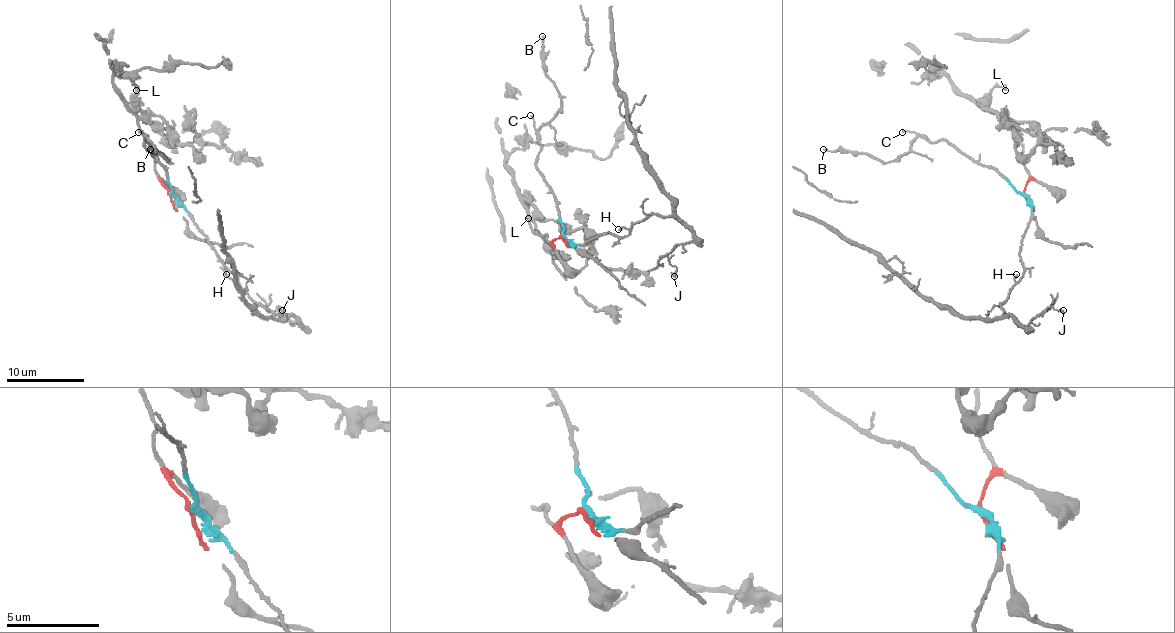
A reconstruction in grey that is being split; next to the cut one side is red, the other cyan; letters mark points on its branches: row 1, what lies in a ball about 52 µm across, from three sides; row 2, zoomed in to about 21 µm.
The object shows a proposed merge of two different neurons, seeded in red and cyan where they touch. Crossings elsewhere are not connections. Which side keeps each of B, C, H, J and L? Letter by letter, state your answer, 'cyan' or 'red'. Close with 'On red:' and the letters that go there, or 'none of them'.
B: cyan
C: cyan
H: cyan
J: cyan
L: red
On red: L

